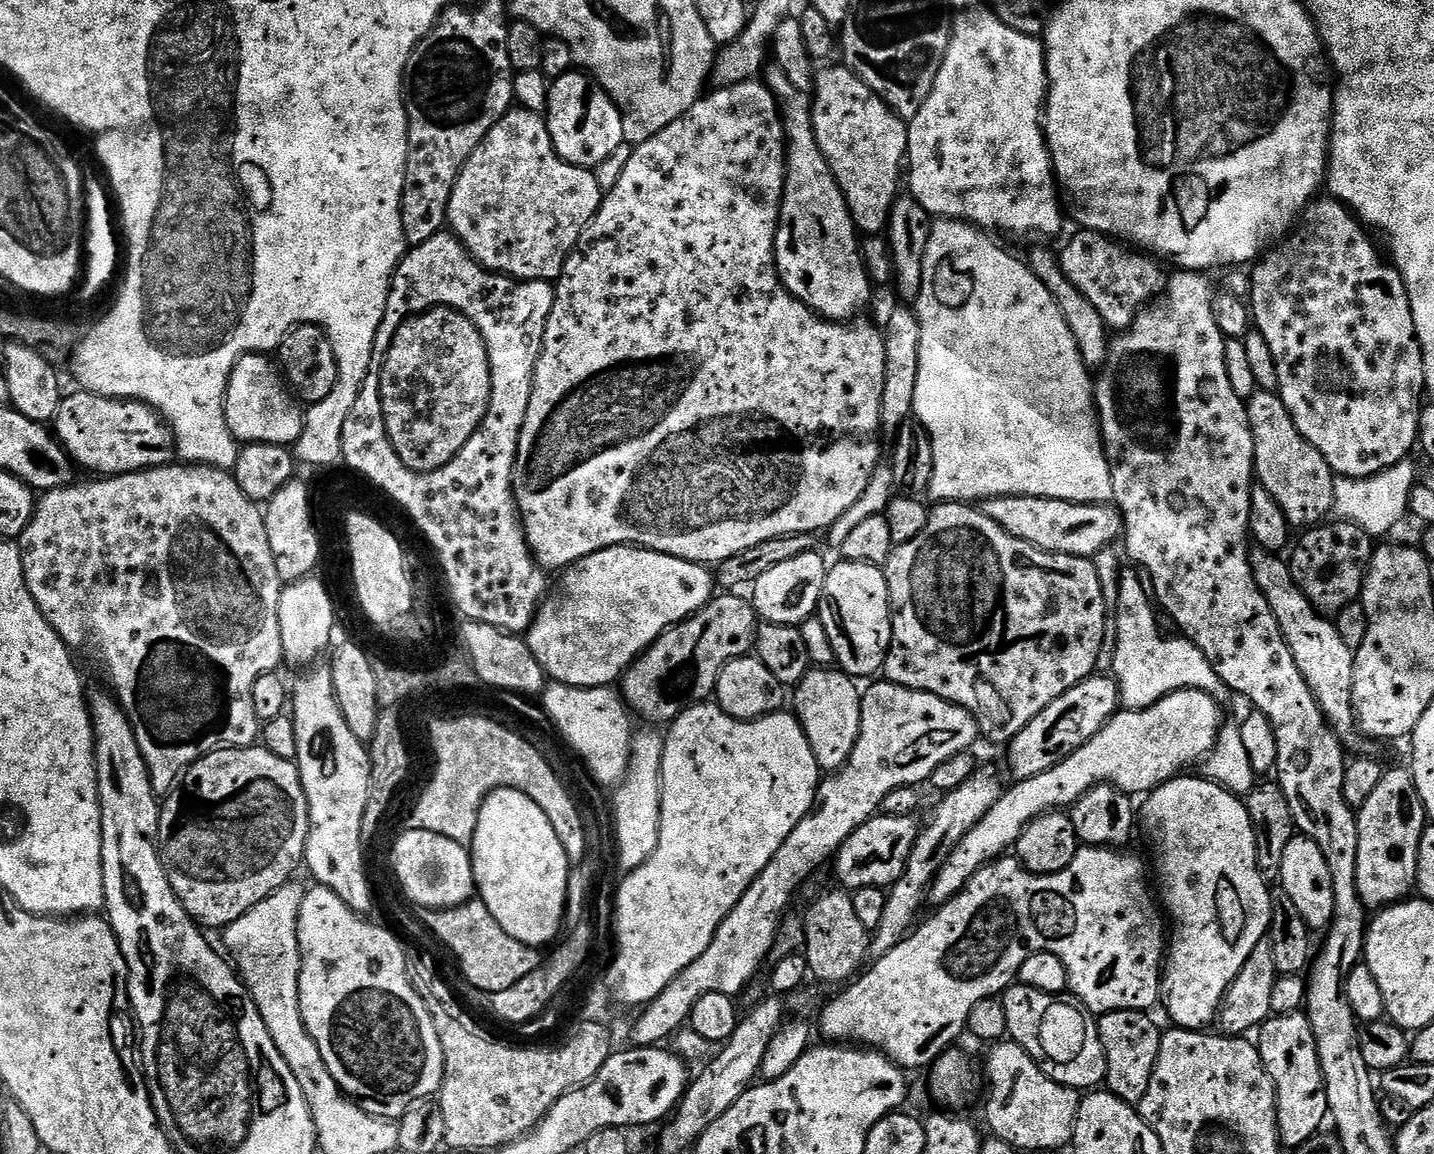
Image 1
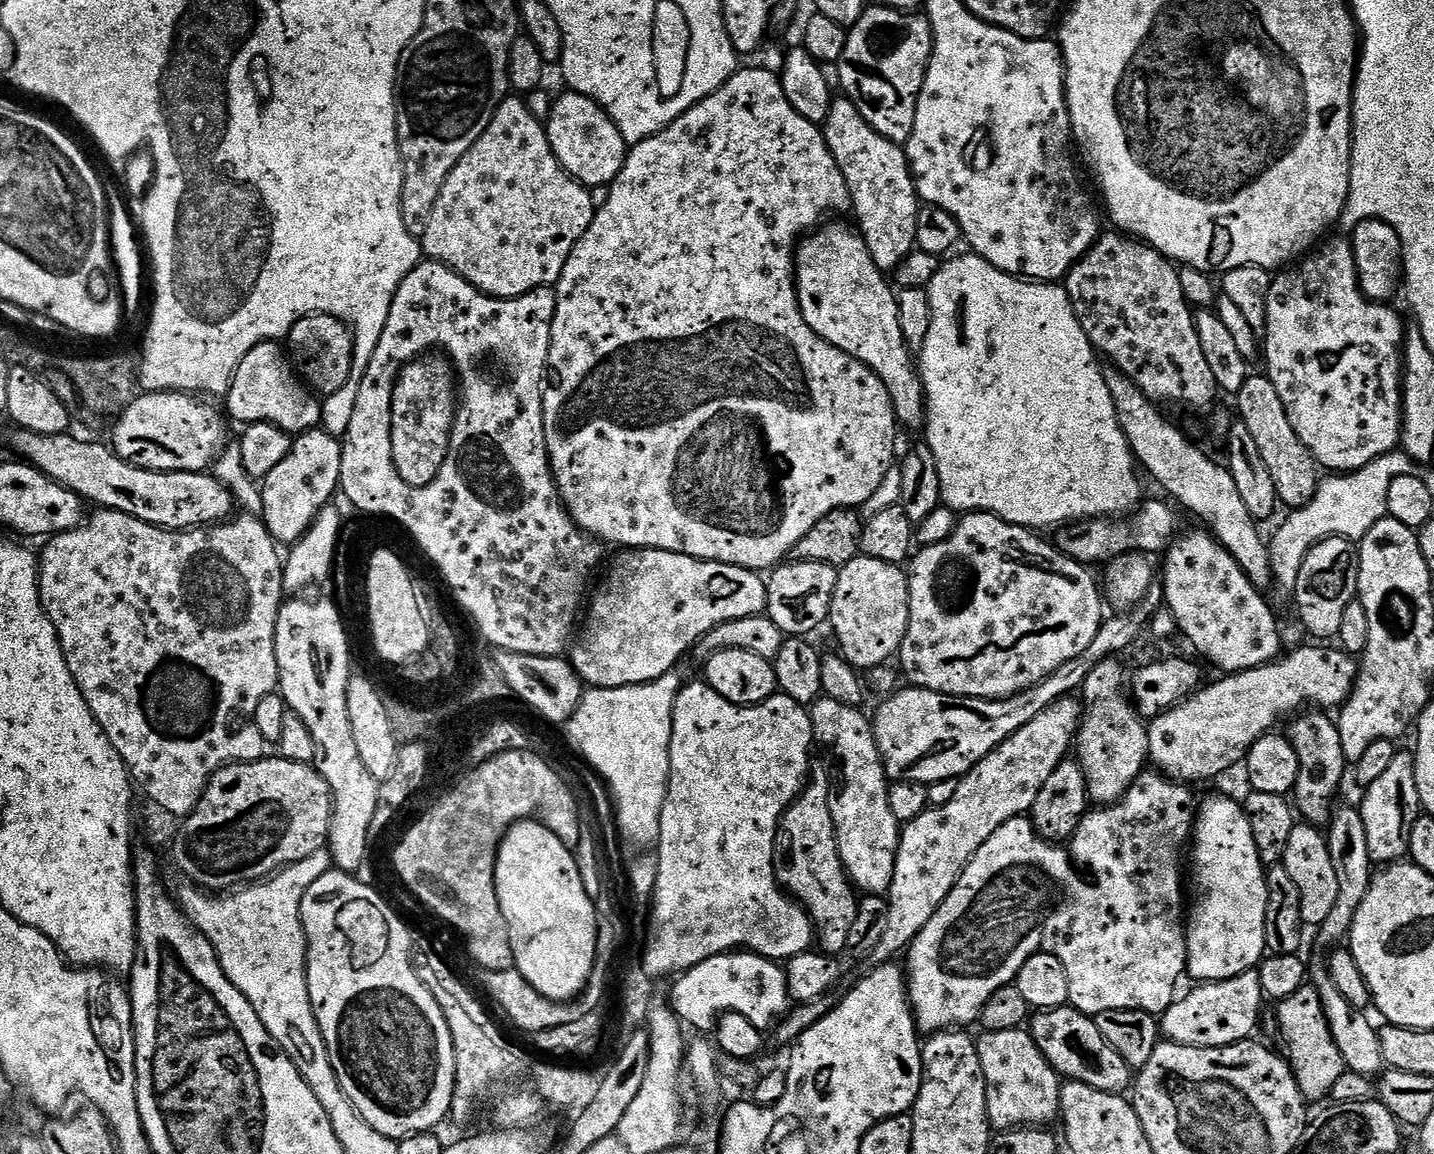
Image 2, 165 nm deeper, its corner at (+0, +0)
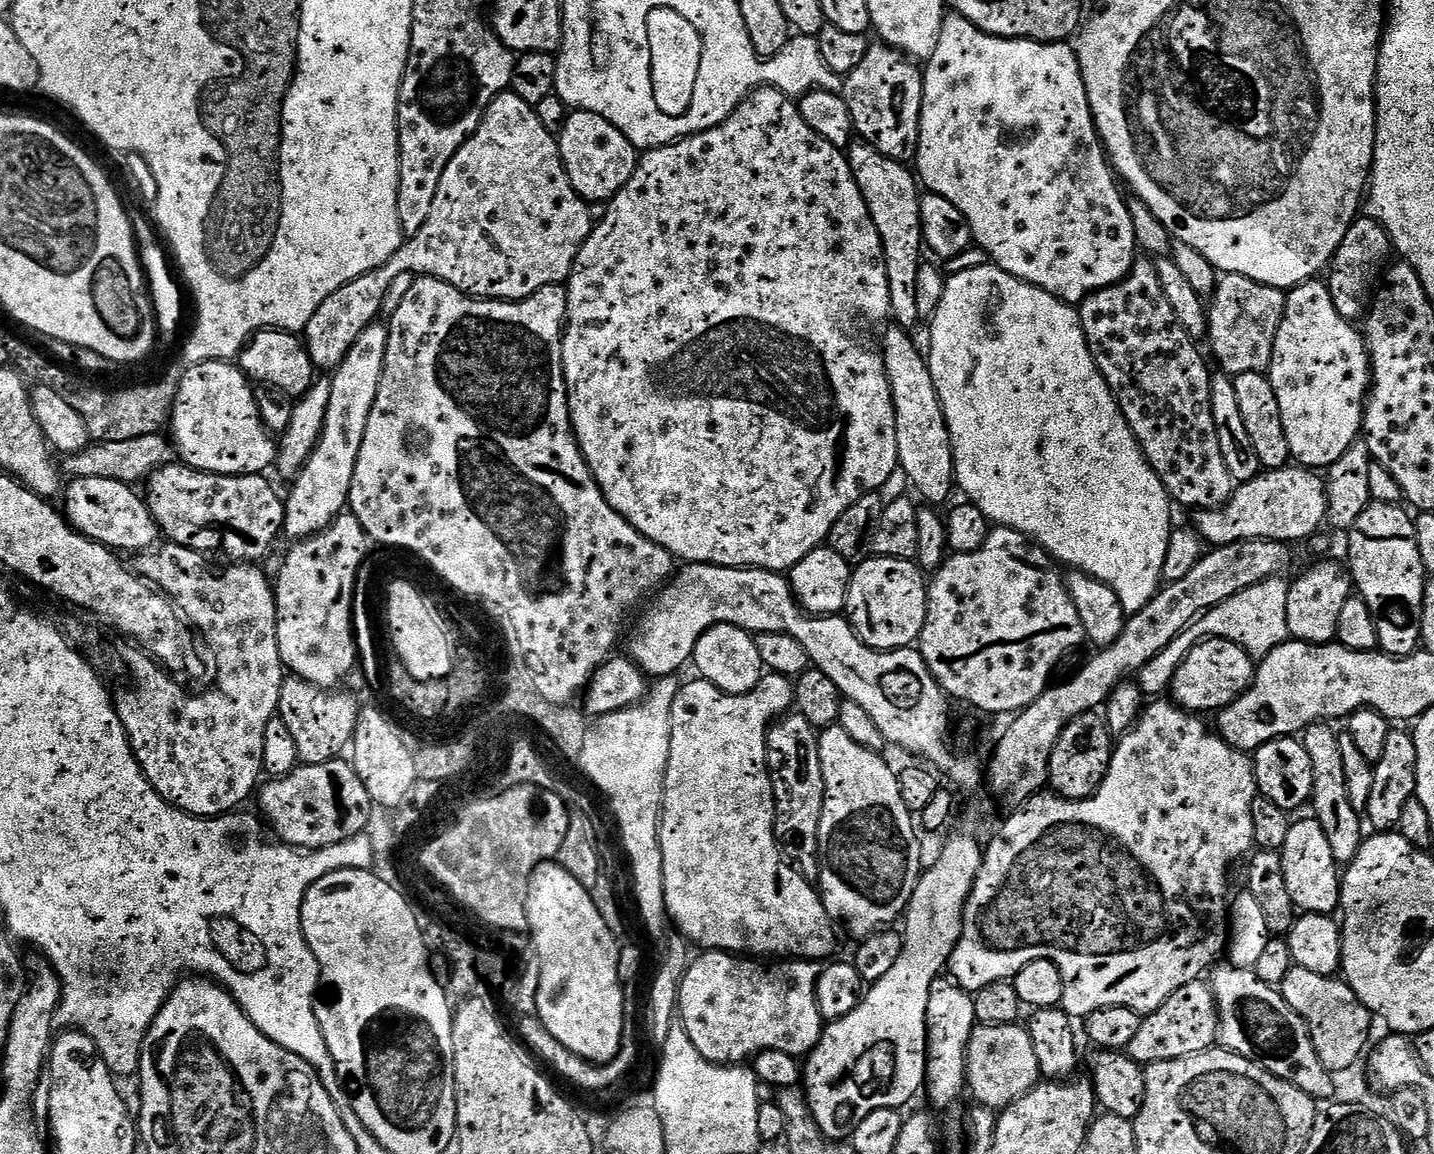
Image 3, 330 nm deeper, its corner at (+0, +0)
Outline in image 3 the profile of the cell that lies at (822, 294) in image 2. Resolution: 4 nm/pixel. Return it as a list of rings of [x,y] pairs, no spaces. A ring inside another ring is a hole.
[[[889,326],[884,332],[884,341],[878,345],[888,371],[888,381],[896,415],[898,434],[898,468],[908,475],[908,480],[920,491],[919,499],[932,506],[947,505],[948,495],[954,492],[956,471],[950,433],[934,386],[930,378],[930,366],[925,353],[912,341],[913,333],[903,328]]]

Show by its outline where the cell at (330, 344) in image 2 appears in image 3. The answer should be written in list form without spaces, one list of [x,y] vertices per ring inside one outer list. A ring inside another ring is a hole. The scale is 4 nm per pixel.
[[[510,90],[502,93],[501,96],[496,96],[494,102],[490,102],[490,106],[486,110],[478,130],[463,144],[458,150],[458,154],[454,154],[454,158],[450,158],[450,166],[446,166],[446,170],[442,173],[442,182],[438,182],[438,194],[434,194],[434,206],[430,210],[430,218],[426,218],[425,224],[422,225],[422,230],[418,230],[418,234],[407,237],[396,253],[385,264],[370,270],[366,274],[362,274],[358,278],[354,278],[350,282],[346,282],[346,286],[334,290],[334,294],[330,294],[330,298],[326,298],[326,302],[322,302],[322,306],[318,306],[318,310],[314,310],[314,314],[310,314],[310,322],[306,322],[302,333],[302,341],[305,351],[308,352],[310,359],[312,359],[314,368],[321,373],[328,374],[339,366],[342,358],[346,358],[346,354],[350,352],[350,346],[354,346],[354,342],[362,334],[362,330],[366,330],[366,326],[377,323],[379,316],[376,315],[381,315],[386,294],[390,290],[390,286],[398,278],[398,274],[411,272],[417,277],[433,276],[450,286],[454,286],[460,292],[465,292],[467,296],[476,297],[477,300],[511,300],[513,302],[527,300],[528,297],[533,296],[535,292],[542,290],[546,286],[564,284],[569,274],[572,273],[572,267],[578,258],[578,250],[584,245],[586,238],[594,227],[590,222],[588,206],[589,201],[583,200],[576,193],[570,178],[566,174],[564,163],[560,157],[559,139],[552,136],[550,130],[546,130],[546,126],[542,126],[542,121],[538,119],[535,107],[527,104],[522,98],[518,98],[518,94],[514,94]]]

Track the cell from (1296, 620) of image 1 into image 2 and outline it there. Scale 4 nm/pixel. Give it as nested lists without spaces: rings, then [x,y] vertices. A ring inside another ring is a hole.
[[[1115,370],[1105,371],[1104,377],[1106,386],[1110,386],[1110,398],[1114,398],[1118,426],[1139,467],[1145,473],[1148,471],[1181,509],[1184,507],[1186,511],[1193,512],[1198,519],[1209,524],[1205,525],[1216,541],[1236,559],[1255,588],[1268,590],[1268,587],[1273,587],[1272,550],[1269,541],[1260,537],[1260,532],[1256,529],[1259,528],[1258,522],[1252,517],[1250,510],[1246,510],[1242,497],[1238,495],[1238,486],[1227,467],[1223,463],[1215,464],[1198,445],[1191,444],[1184,437],[1183,430],[1175,428],[1160,413],[1163,411],[1150,398],[1146,398],[1130,378]]]

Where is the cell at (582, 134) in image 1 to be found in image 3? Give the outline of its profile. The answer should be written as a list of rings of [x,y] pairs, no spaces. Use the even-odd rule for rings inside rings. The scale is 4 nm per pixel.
[[[579,110],[569,111],[566,126],[559,134],[560,157],[566,174],[579,196],[589,202],[607,202],[630,178],[636,169],[637,149],[606,118]]]

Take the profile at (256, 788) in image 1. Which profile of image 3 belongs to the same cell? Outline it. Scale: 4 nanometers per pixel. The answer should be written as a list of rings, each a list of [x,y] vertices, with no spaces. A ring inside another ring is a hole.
[[[337,758],[321,764],[300,764],[290,774],[272,778],[259,789],[259,811],[272,823],[277,841],[293,848],[311,850],[334,846],[365,831],[373,805],[362,778],[347,759]]]

